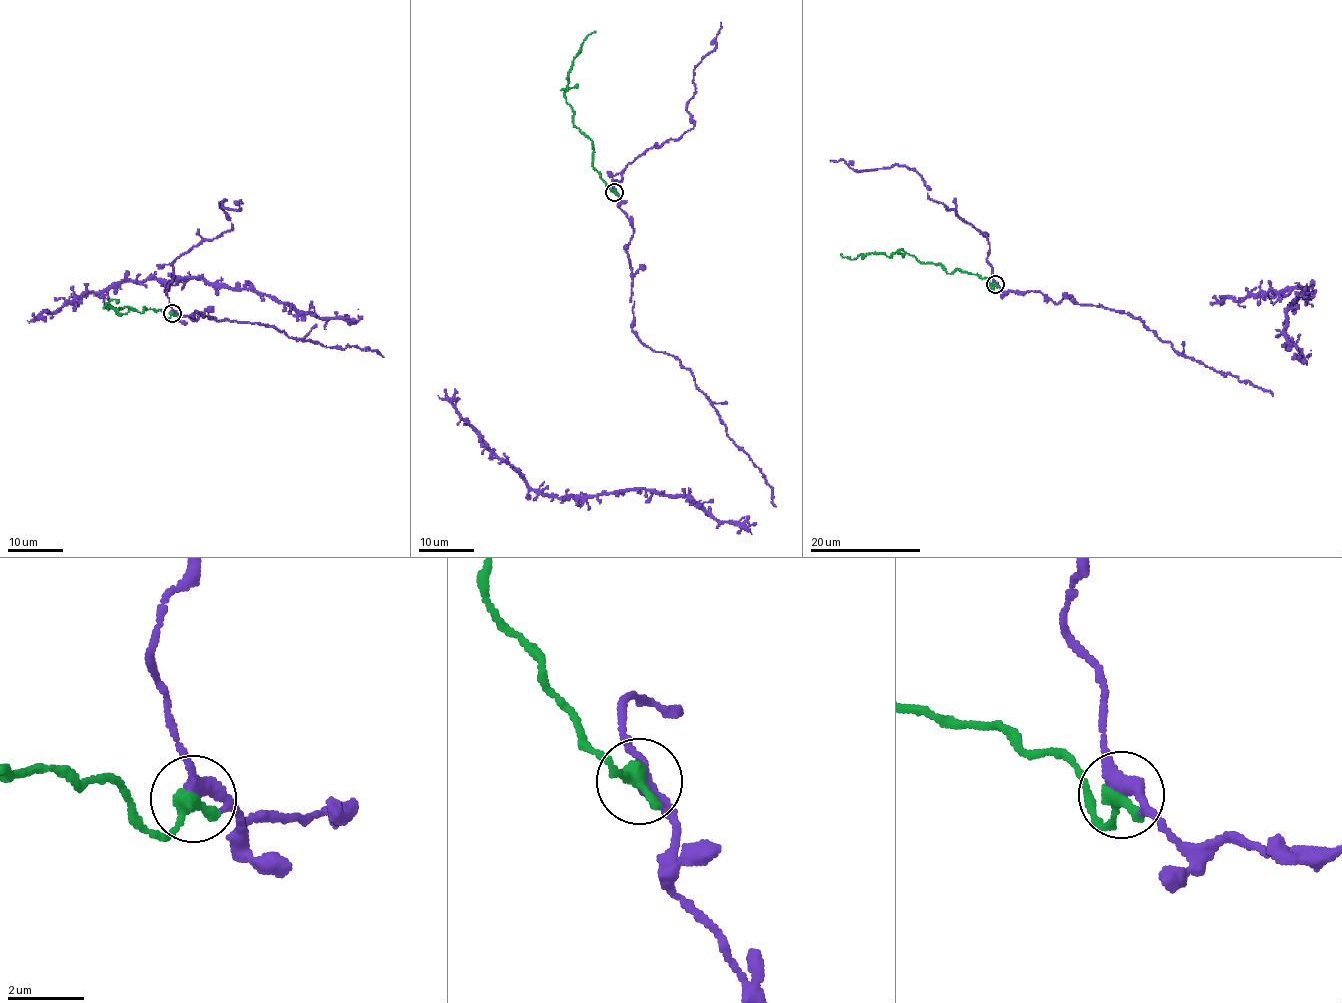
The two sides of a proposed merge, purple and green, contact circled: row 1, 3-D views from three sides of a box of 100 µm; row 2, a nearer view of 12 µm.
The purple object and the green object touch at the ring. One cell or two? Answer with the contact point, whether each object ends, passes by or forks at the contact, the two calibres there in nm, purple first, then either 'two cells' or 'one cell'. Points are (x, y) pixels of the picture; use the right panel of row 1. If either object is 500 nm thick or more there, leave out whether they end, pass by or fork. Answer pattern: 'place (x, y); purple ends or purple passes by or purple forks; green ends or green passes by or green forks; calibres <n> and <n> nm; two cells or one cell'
place (995, 284); purple passes by; green ends; calibres 360 and 460 nm; one cell

